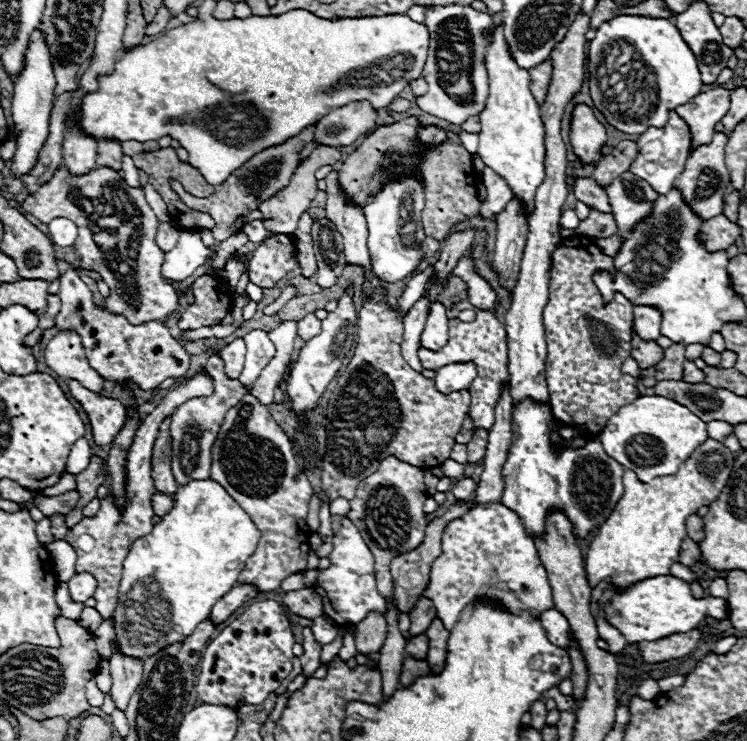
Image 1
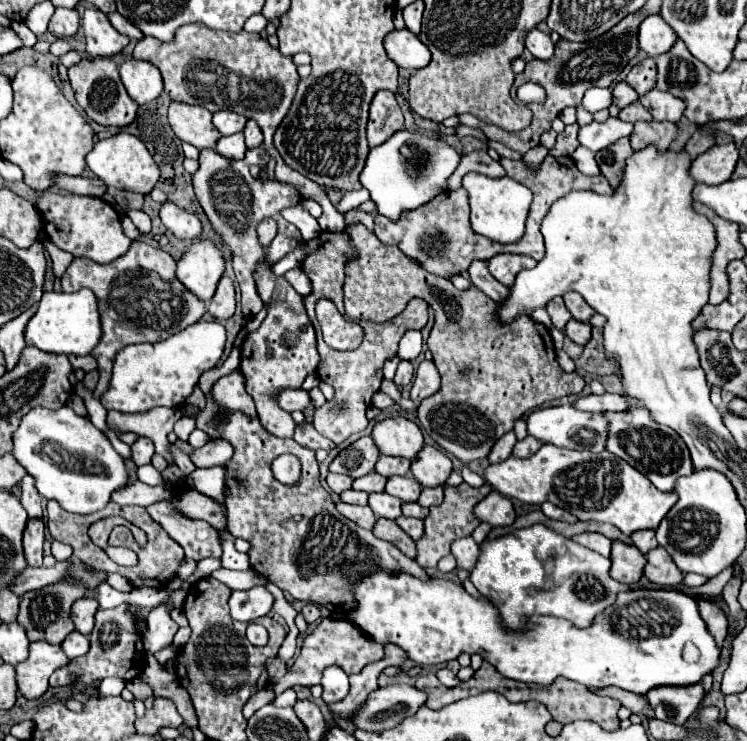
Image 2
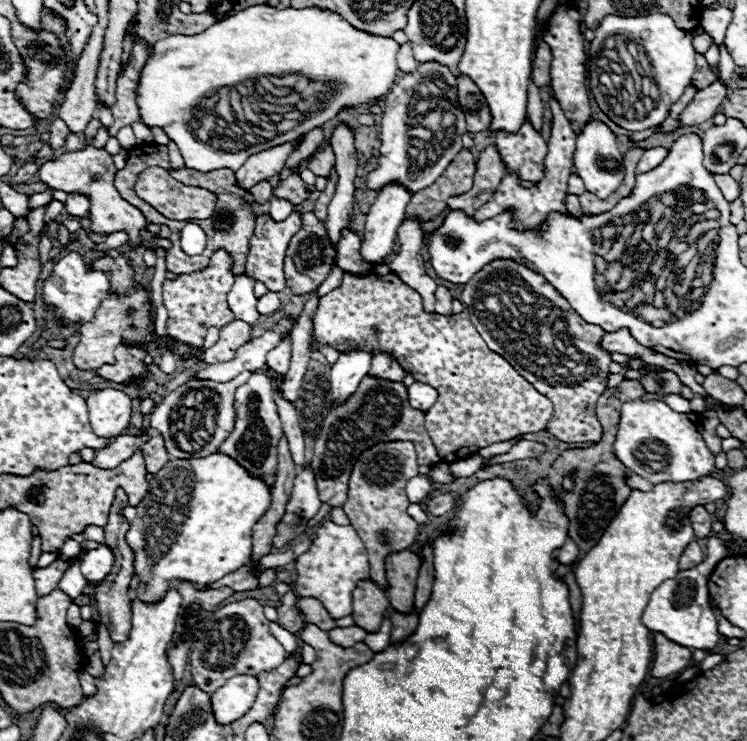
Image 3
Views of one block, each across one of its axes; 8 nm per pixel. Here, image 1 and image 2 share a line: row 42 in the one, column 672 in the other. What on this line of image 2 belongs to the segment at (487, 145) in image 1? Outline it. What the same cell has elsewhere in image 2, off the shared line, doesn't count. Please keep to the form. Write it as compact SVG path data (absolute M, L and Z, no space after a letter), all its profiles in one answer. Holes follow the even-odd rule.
M544 444L530 458L510 456L504 462L490 464L484 470L484 480L494 490L498 490L500 494L504 494L508 498L516 498L516 500L526 502L526 504L542 504L542 502L550 500L552 504L558 504L560 508L566 508L568 512L572 512L578 520L608 522L608 524L620 528L620 532L624 532L626 536L630 536L632 532L642 530L642 528L656 528L660 524L660 520L668 514L668 510L678 500L676 492L662 492L662 490L654 488L654 484L646 476L642 476L642 472L638 472L636 468L626 464L626 460L618 460L610 452L602 452L602 460L598 462L592 452L562 450L562 448L552 446L552 444Z

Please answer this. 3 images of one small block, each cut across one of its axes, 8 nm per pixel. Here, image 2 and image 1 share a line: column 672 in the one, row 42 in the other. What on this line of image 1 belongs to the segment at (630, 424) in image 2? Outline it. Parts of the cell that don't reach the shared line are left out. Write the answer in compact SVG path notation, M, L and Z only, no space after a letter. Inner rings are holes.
M450 4L428 10L424 24L430 30L430 50L422 72L422 78L428 82L428 92L416 102L424 112L462 126L468 116L478 116L486 108L488 76L484 66L484 54L490 42L484 40L482 32L490 28L492 16L486 12L478 12L472 6ZM456 84L462 86L464 92L456 92Z

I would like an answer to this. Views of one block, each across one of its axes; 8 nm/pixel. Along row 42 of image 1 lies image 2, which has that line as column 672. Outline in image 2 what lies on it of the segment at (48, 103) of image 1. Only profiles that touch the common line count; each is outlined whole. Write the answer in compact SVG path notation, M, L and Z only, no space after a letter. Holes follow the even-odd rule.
M648 16L640 24L638 40L640 40L640 48L644 52L648 52L648 56L656 58L656 56L668 52L674 46L674 42L678 40L678 36L660 16Z

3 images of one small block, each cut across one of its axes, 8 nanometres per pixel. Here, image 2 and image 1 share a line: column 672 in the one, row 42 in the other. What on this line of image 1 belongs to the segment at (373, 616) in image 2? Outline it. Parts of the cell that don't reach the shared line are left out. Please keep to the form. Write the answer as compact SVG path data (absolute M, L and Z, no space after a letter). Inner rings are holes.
M616 16L616 18L604 22L596 30L596 38L590 40L588 74L590 74L590 88L596 96L600 94L600 88L598 88L598 82L596 82L596 68L600 64L600 56L602 56L604 48L608 46L608 40L618 40L618 38L626 38L636 48L636 52L640 52L642 60L654 70L656 84L658 84L658 104L656 104L656 112L646 122L620 122L606 108L600 106L600 110L606 114L606 120L614 128L618 128L620 132L626 132L626 134L642 134L648 126L664 126L666 120L668 120L668 110L674 110L676 106L686 104L690 98L700 94L702 80L700 80L700 70L698 70L696 56L692 54L692 50L688 48L688 44L680 36L678 28L670 20L666 20L666 18L646 18L646 16Z

